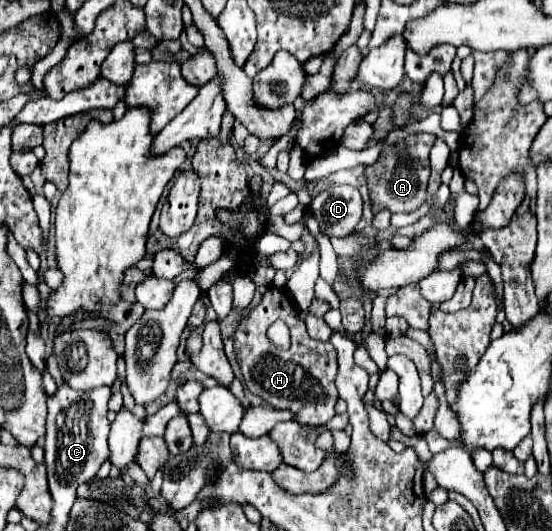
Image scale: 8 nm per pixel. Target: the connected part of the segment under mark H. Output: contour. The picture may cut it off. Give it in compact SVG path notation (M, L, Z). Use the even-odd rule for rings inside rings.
M270 287L266 291L262 303L254 311L250 311L240 323L240 329L234 335L234 351L246 387L274 409L292 411L296 423L314 427L328 423L336 415L334 409L338 401L338 391L334 387L334 379L338 373L336 349L332 347L332 343L314 341L306 333L306 325L298 319L298 309L290 293L278 291L276 287ZM276 319L282 319L290 329L292 347L288 351L274 347L266 337L268 327Z

